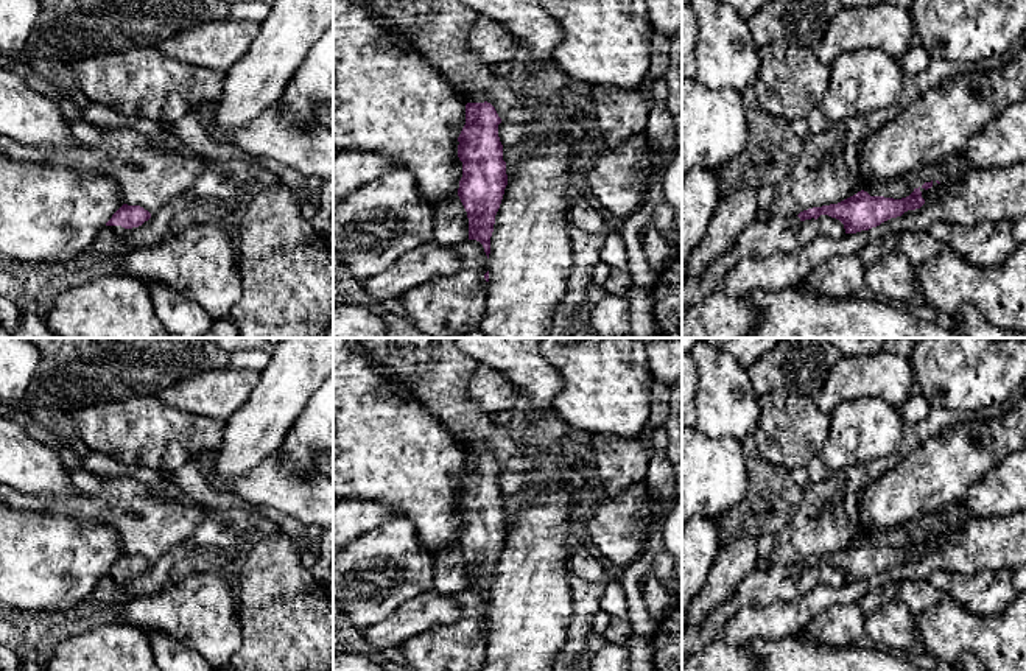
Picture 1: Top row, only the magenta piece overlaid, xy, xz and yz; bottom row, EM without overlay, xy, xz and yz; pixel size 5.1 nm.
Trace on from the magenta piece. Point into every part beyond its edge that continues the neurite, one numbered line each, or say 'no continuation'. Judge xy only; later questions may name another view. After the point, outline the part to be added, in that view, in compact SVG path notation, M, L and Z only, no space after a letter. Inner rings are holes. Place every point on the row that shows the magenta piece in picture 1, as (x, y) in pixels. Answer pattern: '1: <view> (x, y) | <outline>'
1: xy (111, 242) | M104 226L95 237L95 240L90 244L90 251L93 255L100 257L125 257L128 255L134 248L129 246L126 241L128 235L134 230L125 229L121 226Z

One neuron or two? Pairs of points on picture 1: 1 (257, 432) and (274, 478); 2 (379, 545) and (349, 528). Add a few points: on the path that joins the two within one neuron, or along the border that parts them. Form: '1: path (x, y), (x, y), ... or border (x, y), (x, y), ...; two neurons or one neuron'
1: border (279, 450), (265, 456), (237, 478); two neurons
2: border (394, 519), (360, 534), (349, 544); two neurons

